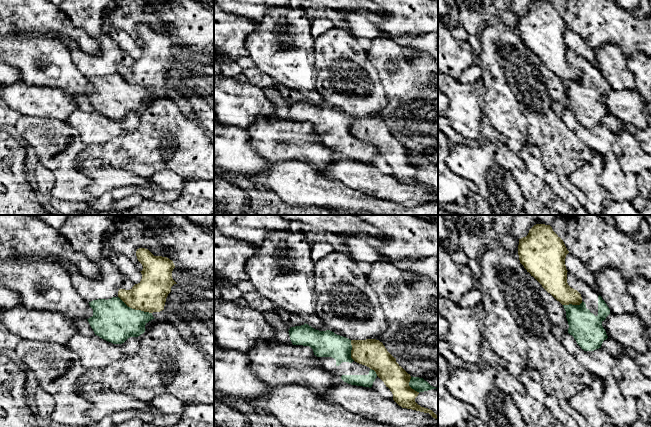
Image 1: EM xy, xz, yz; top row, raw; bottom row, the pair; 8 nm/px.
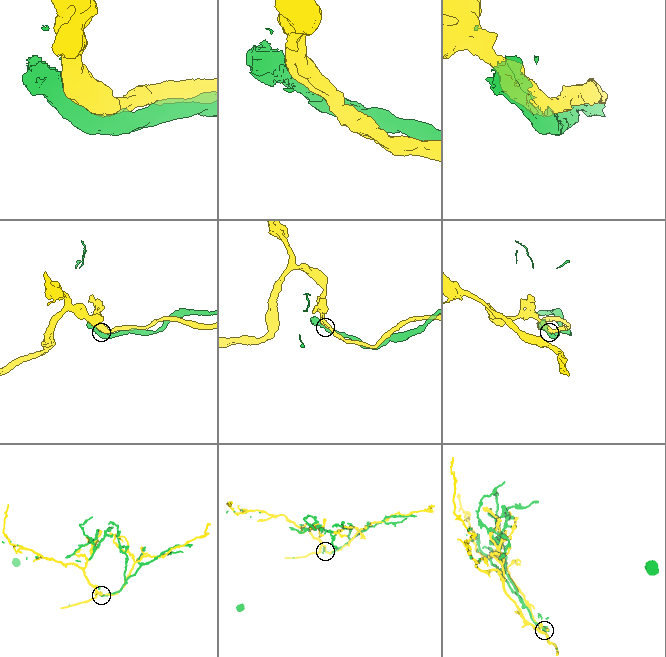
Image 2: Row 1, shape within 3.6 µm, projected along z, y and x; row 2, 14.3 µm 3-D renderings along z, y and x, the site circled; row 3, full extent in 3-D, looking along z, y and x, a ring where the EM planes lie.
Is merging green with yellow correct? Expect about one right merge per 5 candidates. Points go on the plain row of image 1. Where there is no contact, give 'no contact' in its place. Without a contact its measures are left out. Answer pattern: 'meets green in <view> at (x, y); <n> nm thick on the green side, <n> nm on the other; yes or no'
meets green in xy at (134, 85); 320 nm thick on the green side, 260 nm on the other; no

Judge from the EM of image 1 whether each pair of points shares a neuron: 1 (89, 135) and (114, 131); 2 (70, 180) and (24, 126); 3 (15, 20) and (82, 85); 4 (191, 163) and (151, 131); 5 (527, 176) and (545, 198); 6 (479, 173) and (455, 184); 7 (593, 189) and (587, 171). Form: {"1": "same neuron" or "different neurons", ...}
{"1": "same neuron", "2": "same neuron", "3": "different neurons", "4": "same neuron", "5": "same neuron", "6": "different neurons", "7": "same neuron"}

